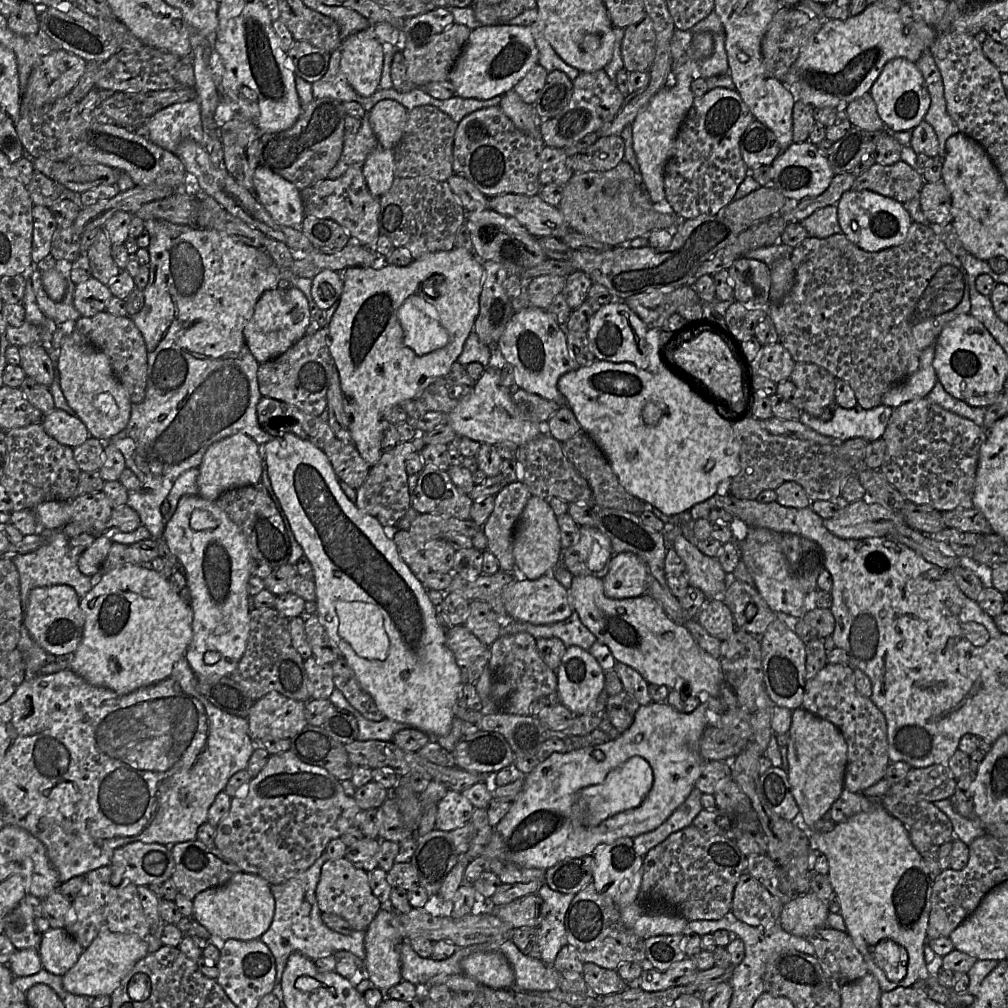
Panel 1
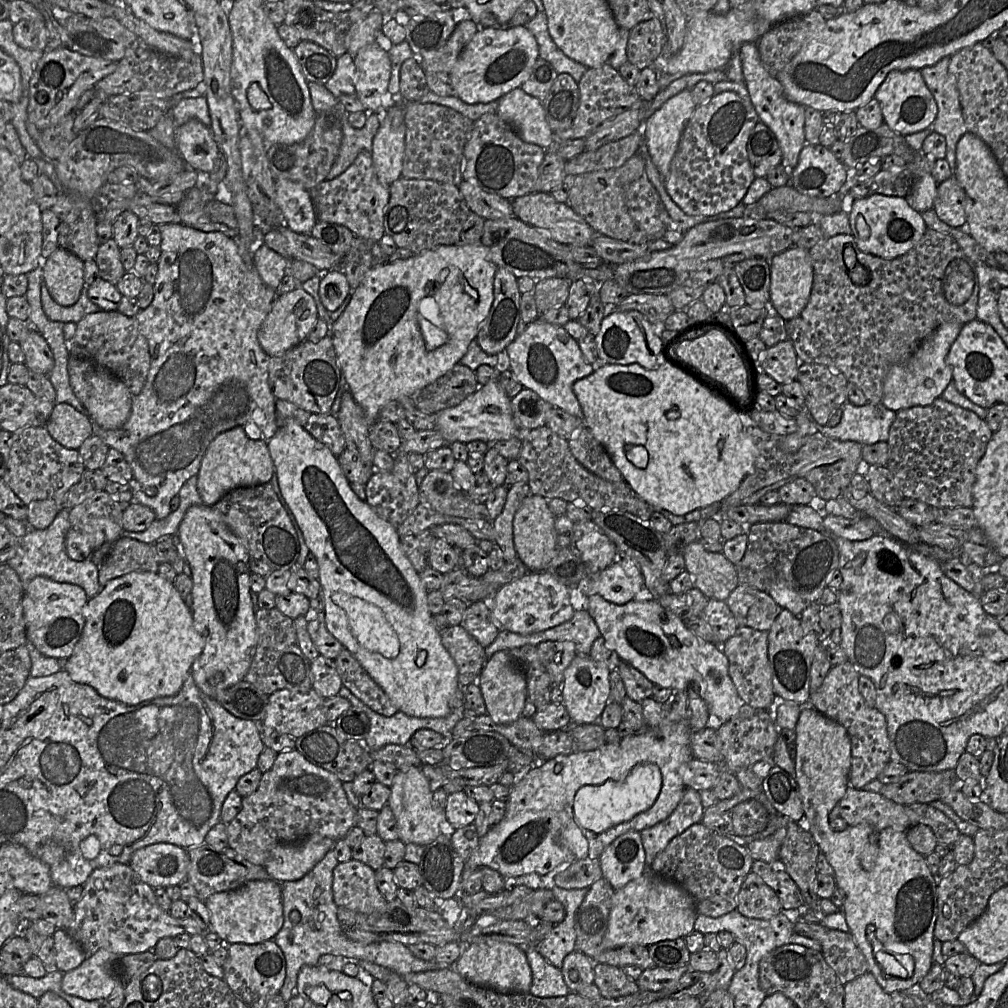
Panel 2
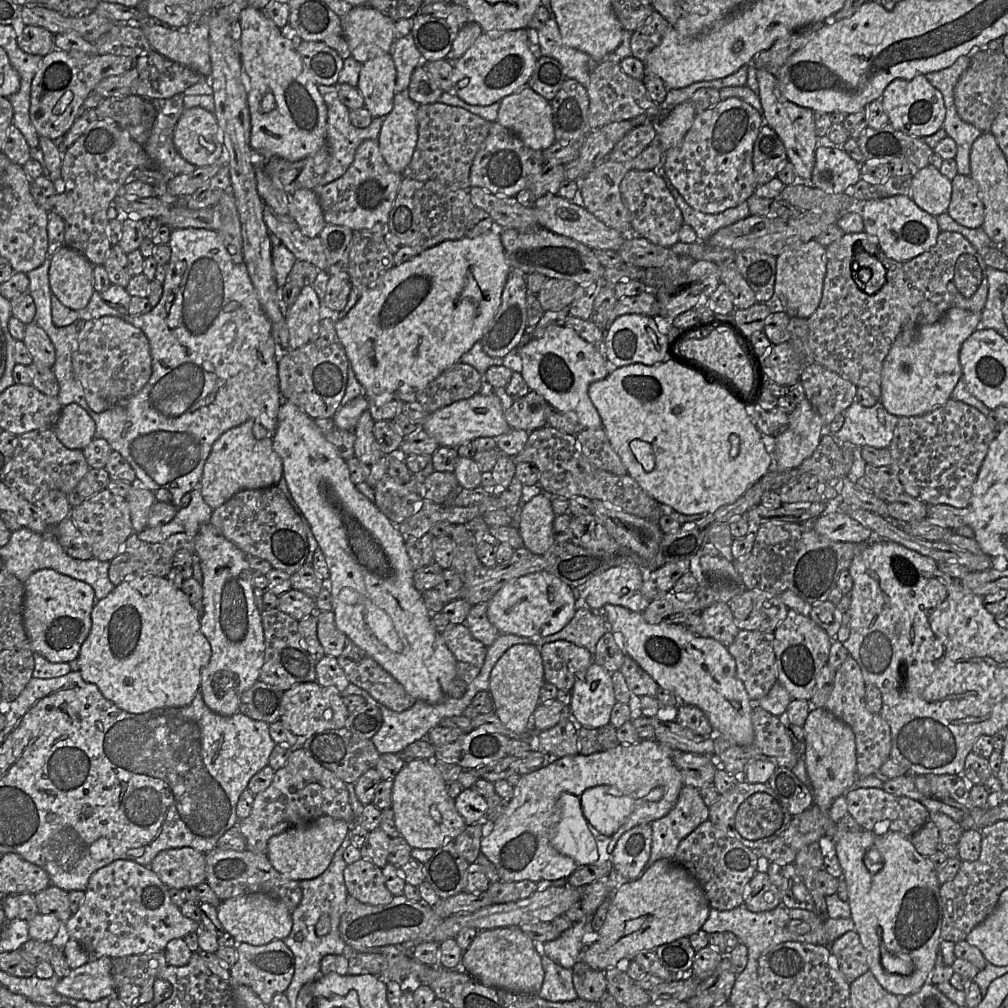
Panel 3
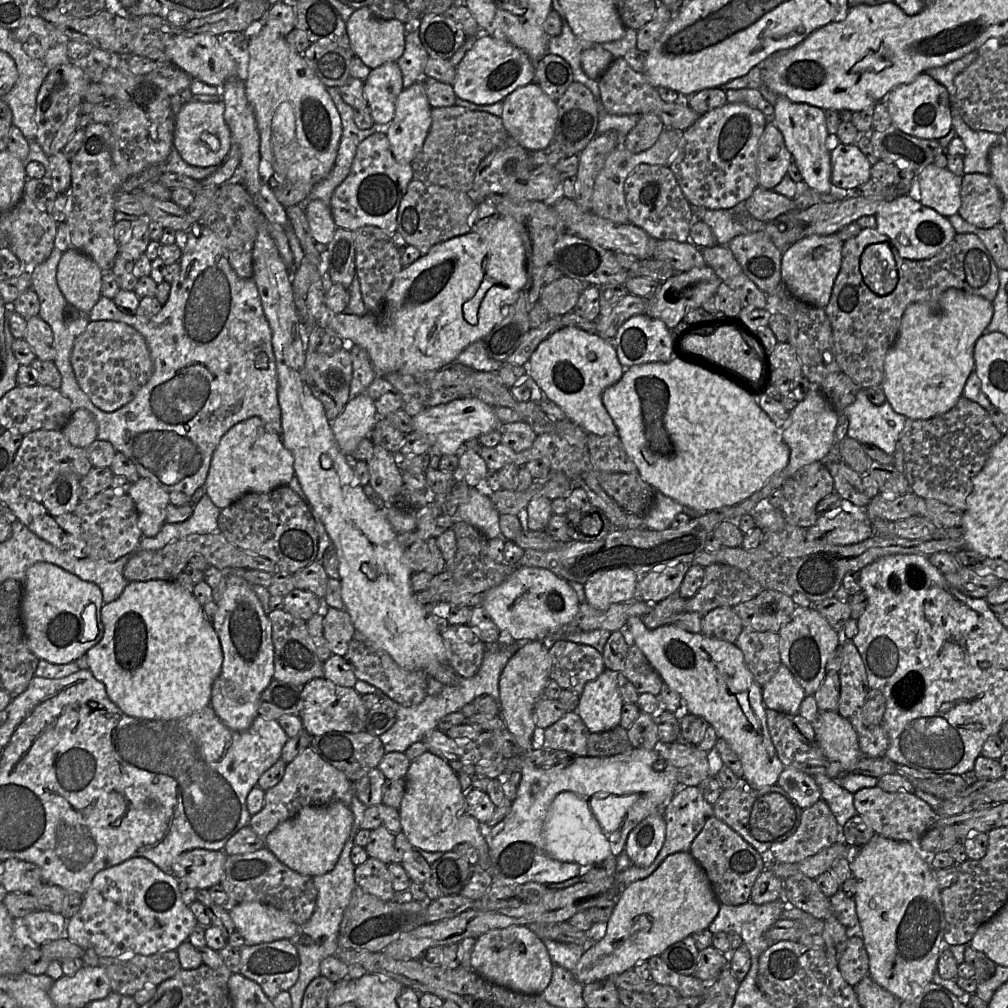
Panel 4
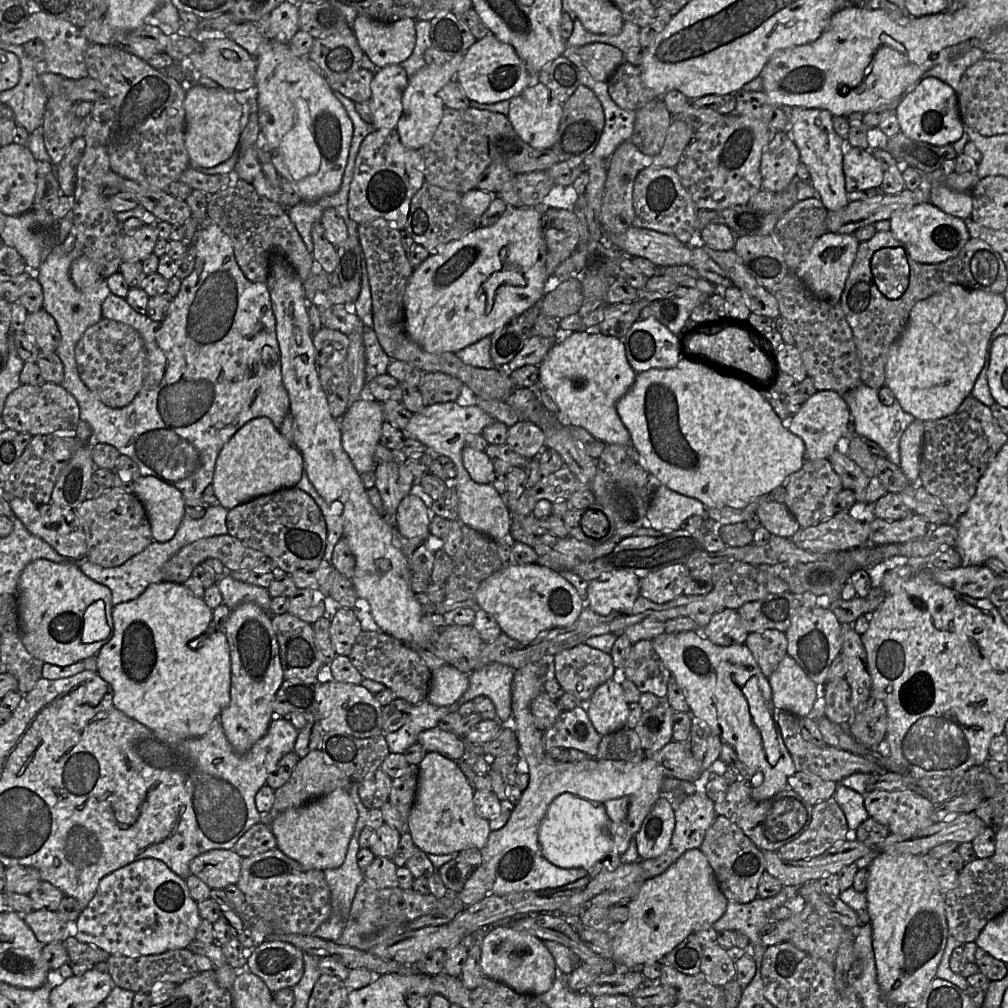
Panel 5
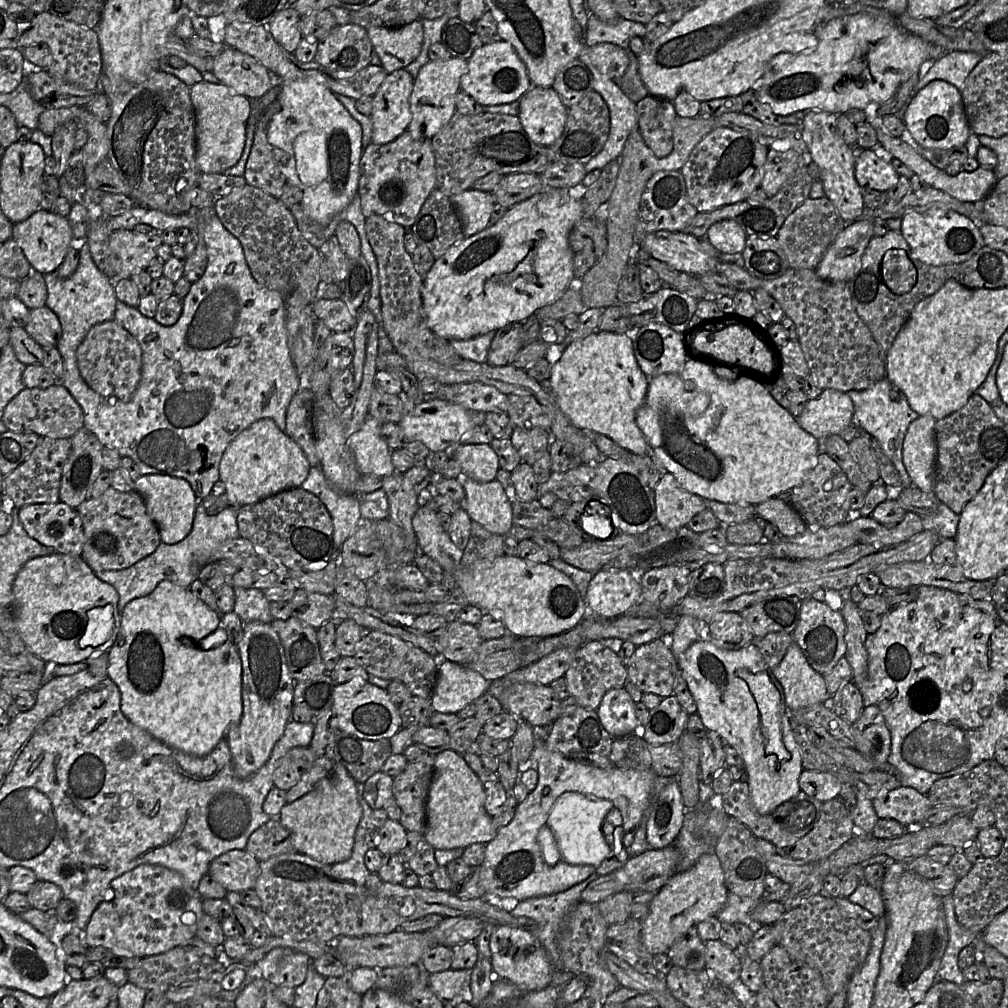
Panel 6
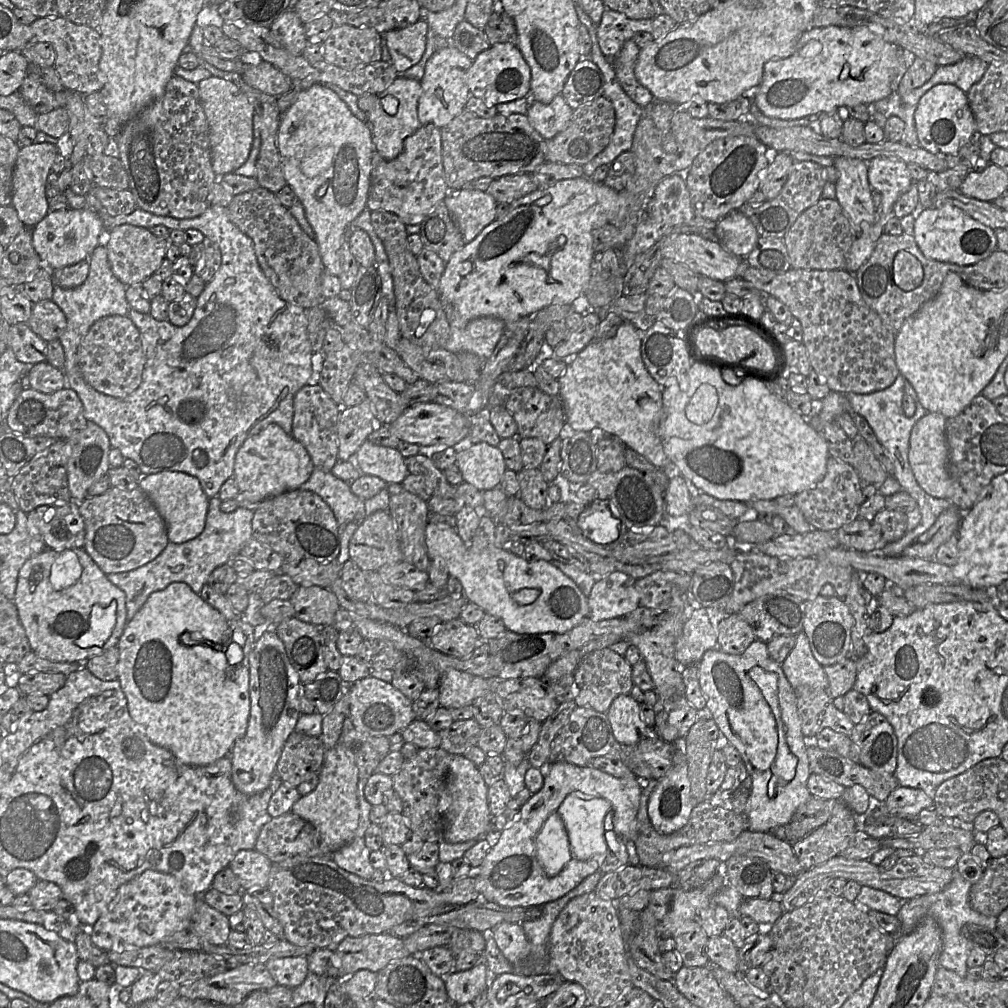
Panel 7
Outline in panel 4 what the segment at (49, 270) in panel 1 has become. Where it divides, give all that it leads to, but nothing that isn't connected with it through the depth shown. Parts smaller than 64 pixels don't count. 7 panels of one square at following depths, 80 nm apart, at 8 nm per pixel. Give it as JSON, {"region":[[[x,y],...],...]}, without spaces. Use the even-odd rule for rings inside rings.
{"region":[[[70,247],[57,266],[57,284],[67,302],[89,314],[101,296],[102,270],[84,253]]]}

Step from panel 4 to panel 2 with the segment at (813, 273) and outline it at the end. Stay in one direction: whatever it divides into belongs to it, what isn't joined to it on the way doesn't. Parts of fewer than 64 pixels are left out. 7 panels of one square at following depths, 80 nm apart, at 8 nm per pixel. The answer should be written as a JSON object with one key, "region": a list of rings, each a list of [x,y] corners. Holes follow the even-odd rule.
{"region":[[[791,246],[771,258],[770,301],[786,321],[798,317],[806,307],[813,286],[813,266],[807,249]]]}

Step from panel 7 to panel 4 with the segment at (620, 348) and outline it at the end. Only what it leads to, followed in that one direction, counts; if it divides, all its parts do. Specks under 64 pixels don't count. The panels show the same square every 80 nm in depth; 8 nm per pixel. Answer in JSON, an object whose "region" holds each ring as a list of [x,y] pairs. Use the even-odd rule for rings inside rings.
{"region":[[[562,327],[543,340],[532,353],[529,361],[522,366],[542,390],[544,396],[559,406],[568,420],[591,434],[599,436],[617,434],[617,428],[603,405],[602,394],[621,379],[626,369],[620,364],[616,350],[610,341],[575,327]]]}

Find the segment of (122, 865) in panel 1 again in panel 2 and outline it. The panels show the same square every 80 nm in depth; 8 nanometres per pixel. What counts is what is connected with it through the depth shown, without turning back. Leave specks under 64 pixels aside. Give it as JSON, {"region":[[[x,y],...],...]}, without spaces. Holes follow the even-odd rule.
{"region":[[[156,843],[135,851],[129,866],[142,882],[157,889],[184,882],[189,863],[186,849],[169,843]]]}

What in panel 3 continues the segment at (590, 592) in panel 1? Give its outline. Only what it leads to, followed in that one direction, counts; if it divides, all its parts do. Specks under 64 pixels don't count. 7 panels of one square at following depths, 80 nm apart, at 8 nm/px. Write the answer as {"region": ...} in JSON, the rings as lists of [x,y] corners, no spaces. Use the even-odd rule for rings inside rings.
{"region":[[[608,604],[602,608],[601,614],[619,646],[624,647],[624,653],[646,671],[661,688],[675,693],[680,702],[696,706],[705,712],[715,734],[723,735],[738,745],[746,746],[753,743],[752,711],[754,706],[759,706],[759,703],[752,702],[743,682],[737,677],[735,659],[729,653],[727,646],[715,639],[693,634],[680,624],[649,624],[642,613],[626,607]]]}

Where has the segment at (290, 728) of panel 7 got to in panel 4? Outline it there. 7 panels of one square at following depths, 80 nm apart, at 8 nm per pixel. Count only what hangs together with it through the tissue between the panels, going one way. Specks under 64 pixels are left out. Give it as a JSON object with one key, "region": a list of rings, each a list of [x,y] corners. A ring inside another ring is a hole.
{"region":[[[219,569],[225,571],[226,588],[217,604],[217,611],[211,624],[216,631],[223,653],[223,662],[218,676],[212,684],[210,705],[216,715],[232,731],[247,730],[254,719],[259,716],[259,700],[261,693],[274,679],[274,646],[271,635],[271,622],[265,614],[253,586],[243,577],[245,570]]]}

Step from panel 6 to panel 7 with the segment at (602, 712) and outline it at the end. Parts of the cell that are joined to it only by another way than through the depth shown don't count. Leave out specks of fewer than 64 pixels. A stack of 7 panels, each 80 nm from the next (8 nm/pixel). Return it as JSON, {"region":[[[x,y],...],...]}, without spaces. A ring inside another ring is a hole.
{"region":[[[619,695],[606,713],[615,739],[621,745],[637,746],[646,736],[657,736],[640,715],[640,705],[630,695]]]}

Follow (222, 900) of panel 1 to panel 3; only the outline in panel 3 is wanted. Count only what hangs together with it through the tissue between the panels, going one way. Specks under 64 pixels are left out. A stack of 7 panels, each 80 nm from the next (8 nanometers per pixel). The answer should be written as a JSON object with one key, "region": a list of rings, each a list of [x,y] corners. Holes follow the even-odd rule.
{"region":[[[251,893],[221,901],[217,917],[223,928],[238,943],[261,946],[274,940],[284,940],[291,932],[292,918],[278,899],[263,893]]]}

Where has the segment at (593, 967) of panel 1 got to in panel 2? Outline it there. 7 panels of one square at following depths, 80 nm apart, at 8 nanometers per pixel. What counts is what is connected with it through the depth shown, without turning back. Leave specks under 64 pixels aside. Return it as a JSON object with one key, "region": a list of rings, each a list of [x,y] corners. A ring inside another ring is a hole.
{"region":[[[608,964],[594,965],[594,982],[604,998],[629,996],[640,991],[636,981],[630,980],[620,967]]]}

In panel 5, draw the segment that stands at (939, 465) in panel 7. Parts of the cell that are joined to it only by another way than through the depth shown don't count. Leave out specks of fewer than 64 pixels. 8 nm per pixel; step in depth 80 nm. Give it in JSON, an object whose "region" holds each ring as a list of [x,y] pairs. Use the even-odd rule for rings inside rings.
{"region":[[[915,420],[900,438],[900,469],[911,486],[920,486],[919,460],[924,437],[924,422]]]}

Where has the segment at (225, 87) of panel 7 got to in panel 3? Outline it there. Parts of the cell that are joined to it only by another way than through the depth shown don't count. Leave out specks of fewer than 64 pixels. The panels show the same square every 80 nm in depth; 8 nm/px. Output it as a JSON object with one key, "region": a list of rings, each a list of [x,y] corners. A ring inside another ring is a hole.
{"region":[[[201,107],[184,109],[173,136],[178,153],[197,168],[211,166],[222,156],[223,138],[214,113]]]}

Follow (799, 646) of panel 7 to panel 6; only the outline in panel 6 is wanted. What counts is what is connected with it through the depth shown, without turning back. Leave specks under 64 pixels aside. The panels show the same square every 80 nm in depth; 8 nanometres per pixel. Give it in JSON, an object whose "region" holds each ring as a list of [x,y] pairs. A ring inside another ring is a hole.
{"region":[[[794,642],[781,662],[771,671],[782,687],[790,711],[823,703],[829,697],[824,676],[811,667]]]}

